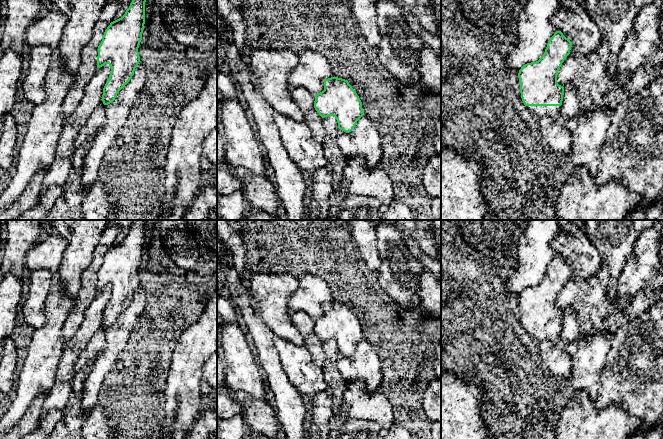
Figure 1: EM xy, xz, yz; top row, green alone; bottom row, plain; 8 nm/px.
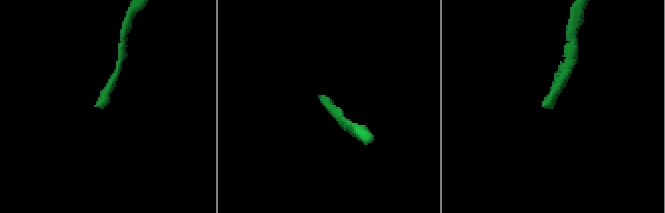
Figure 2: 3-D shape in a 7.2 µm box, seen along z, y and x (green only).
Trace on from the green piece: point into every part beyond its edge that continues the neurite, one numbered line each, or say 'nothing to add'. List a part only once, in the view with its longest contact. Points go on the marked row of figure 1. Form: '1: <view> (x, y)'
1: yz (541, 111)

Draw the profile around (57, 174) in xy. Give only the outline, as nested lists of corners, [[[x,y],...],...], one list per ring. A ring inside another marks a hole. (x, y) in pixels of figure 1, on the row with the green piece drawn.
[[[105,64],[97,69],[87,84],[84,96],[76,110],[71,116],[66,118],[55,150],[55,159],[48,168],[42,182],[41,194],[52,185],[63,186],[66,183],[70,170],[75,164],[75,139],[93,111],[98,107],[110,72],[111,67],[109,64]]]

